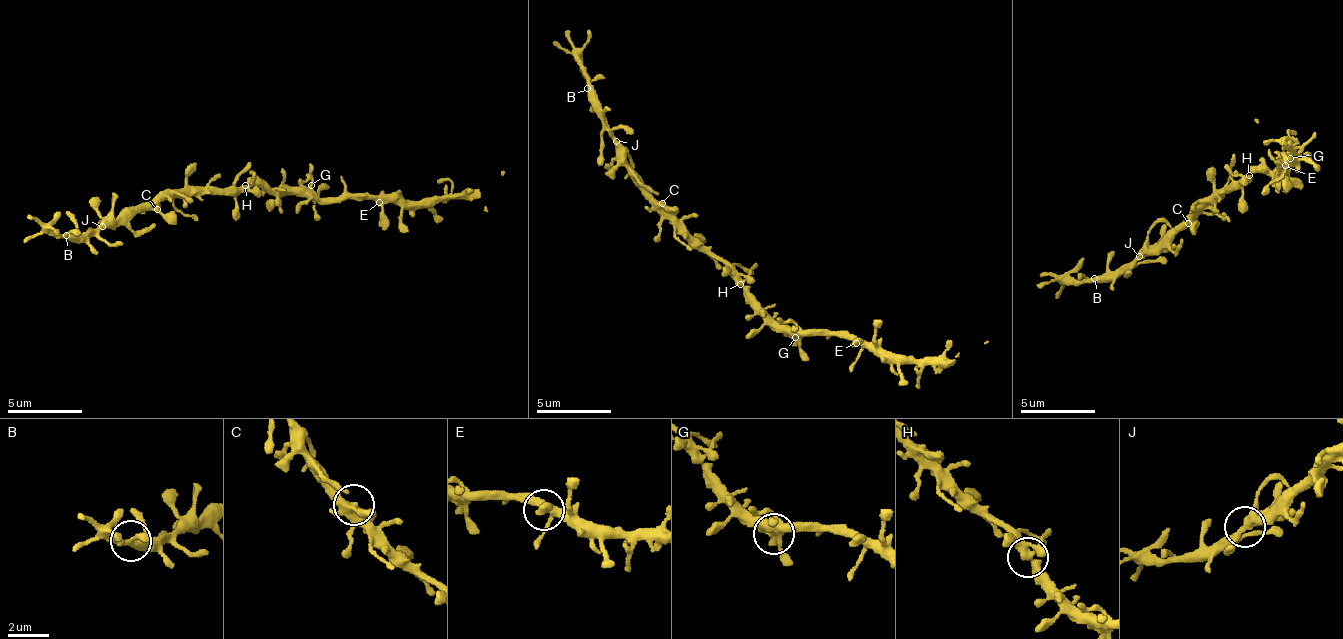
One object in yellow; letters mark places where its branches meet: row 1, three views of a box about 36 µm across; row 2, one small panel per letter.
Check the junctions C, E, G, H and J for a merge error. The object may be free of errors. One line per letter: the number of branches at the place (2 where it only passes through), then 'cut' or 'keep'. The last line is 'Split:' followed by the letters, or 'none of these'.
C: 4 branches meet; keep
E: 4 branches meet; keep
G: 4 branches meet; keep
H: 4 branches meet; keep
J: 4 branches meet; keep
Split: none of these

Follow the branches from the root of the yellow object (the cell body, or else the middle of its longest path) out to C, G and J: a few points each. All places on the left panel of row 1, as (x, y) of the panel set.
C: (229, 187), (225, 191), (193, 187), (174, 192), (157, 205), (157, 209)
G: (229, 187), (243, 189), (252, 183), (302, 191), (311, 185)
J: (229, 187), (225, 191), (171, 189), (144, 208), (128, 213), (103, 227)

